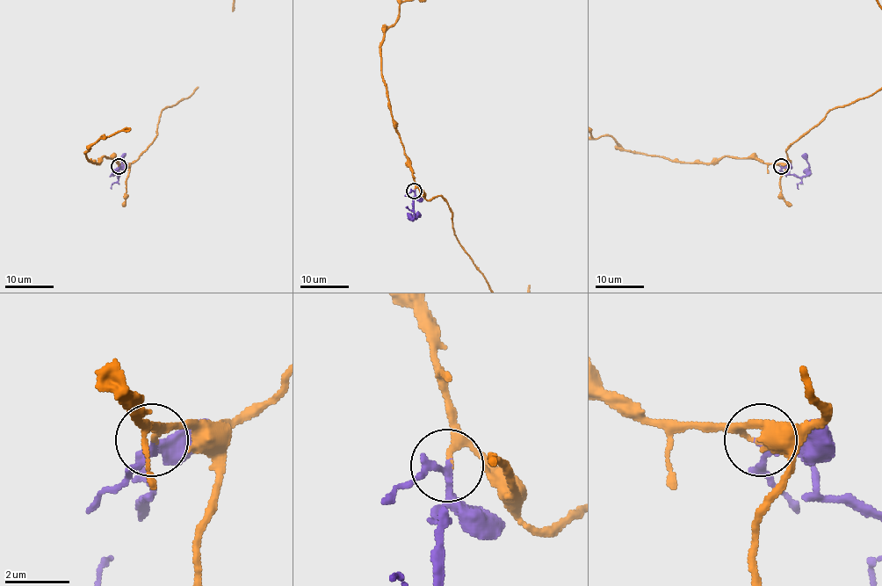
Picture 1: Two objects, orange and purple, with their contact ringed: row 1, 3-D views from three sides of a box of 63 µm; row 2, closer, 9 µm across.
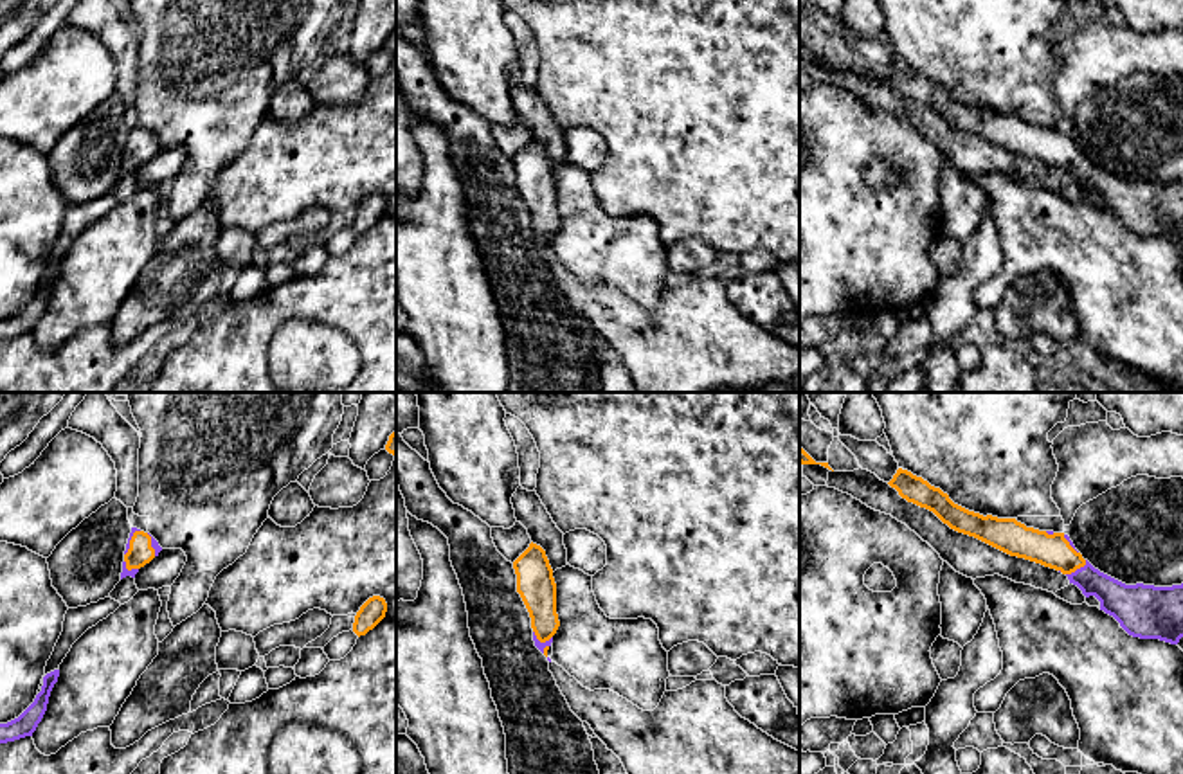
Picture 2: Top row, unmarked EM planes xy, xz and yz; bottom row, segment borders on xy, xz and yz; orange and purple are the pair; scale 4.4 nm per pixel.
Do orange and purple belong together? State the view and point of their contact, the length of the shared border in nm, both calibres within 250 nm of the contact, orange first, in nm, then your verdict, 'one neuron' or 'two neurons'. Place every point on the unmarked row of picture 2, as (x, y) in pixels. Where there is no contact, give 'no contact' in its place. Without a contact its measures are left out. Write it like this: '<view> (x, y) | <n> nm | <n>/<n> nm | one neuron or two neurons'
yz (1077, 164) | 120 nm | 150/160 nm | one neuron

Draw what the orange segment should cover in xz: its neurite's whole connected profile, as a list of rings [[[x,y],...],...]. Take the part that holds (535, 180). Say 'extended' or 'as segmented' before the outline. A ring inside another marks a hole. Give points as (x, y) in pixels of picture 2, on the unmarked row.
extended; [[[531,139],[513,158],[513,166],[517,189],[531,214],[535,243],[547,254],[560,218],[556,211],[556,180],[546,148]]]

